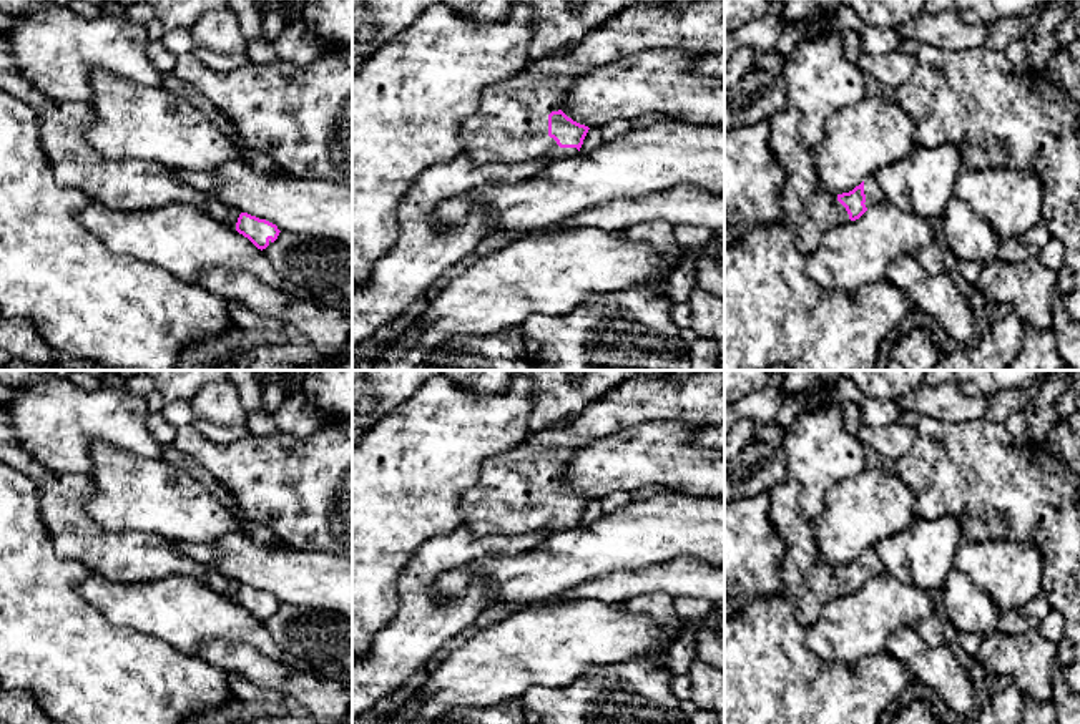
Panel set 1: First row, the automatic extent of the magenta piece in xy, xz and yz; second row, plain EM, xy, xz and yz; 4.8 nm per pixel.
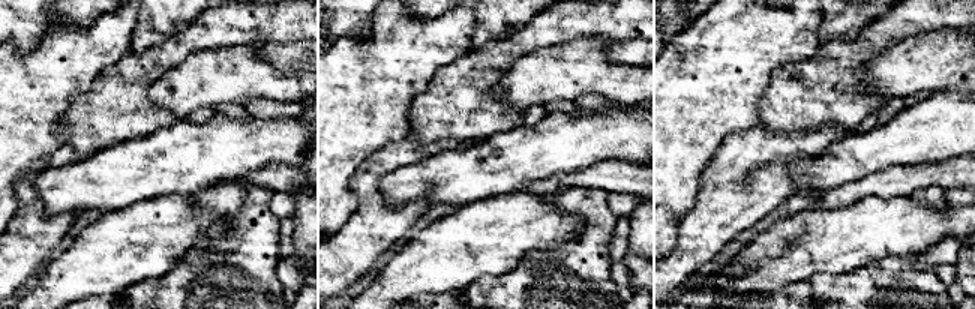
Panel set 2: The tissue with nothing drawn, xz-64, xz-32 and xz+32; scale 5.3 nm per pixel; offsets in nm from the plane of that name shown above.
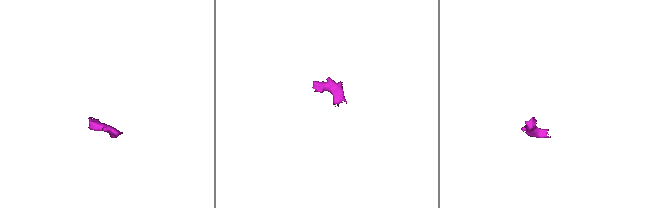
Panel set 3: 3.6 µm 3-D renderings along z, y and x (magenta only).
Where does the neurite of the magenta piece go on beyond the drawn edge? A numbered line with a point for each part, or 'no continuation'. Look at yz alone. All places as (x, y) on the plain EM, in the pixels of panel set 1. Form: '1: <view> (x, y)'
1: yz (874, 567)

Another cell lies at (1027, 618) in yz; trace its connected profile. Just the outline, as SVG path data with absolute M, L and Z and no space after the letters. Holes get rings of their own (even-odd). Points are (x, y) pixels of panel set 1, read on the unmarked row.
M1040 593L1022 609L1002 613L999 631L1005 634L1019 634L1037 629L1050 611L1052 608L1047 596Z

